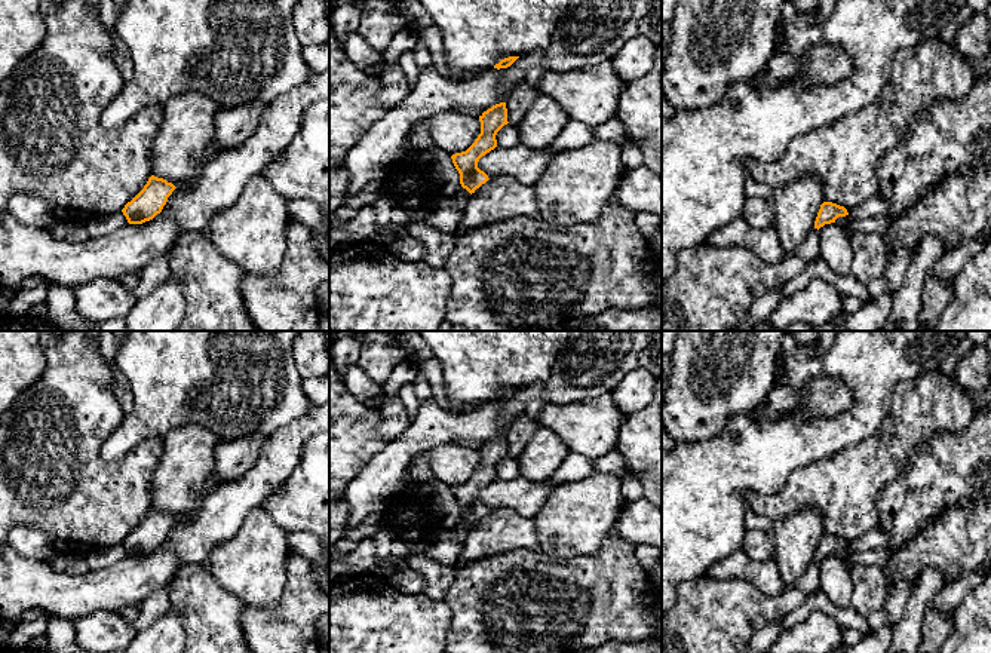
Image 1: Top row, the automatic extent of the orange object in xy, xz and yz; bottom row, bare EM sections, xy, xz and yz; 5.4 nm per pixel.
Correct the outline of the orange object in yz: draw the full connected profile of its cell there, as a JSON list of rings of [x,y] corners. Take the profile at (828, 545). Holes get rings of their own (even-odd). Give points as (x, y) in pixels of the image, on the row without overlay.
[[[823,534],[820,537],[820,542],[817,545],[816,554],[814,554],[814,561],[820,561],[825,557],[835,555],[838,549],[846,549],[849,548],[847,542],[844,539],[840,539],[832,534]]]

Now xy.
[[[151,508],[144,521],[122,542],[129,557],[142,557],[162,545],[168,530],[177,519]]]

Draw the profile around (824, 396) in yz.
[[[825,377],[813,380],[800,389],[774,386],[767,395],[761,413],[767,420],[785,416],[813,419],[816,416],[834,416],[852,405],[853,398],[847,384]]]

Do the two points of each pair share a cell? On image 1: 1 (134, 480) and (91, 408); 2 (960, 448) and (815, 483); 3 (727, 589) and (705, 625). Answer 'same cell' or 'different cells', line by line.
1: same cell
2: different cells
3: same cell

